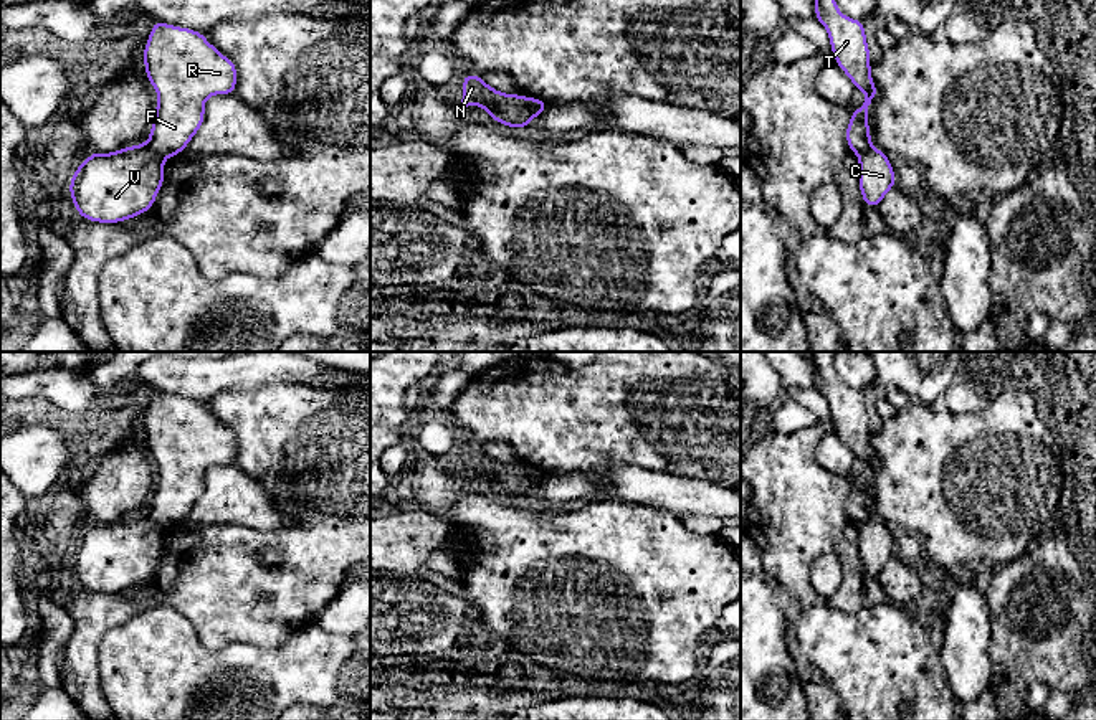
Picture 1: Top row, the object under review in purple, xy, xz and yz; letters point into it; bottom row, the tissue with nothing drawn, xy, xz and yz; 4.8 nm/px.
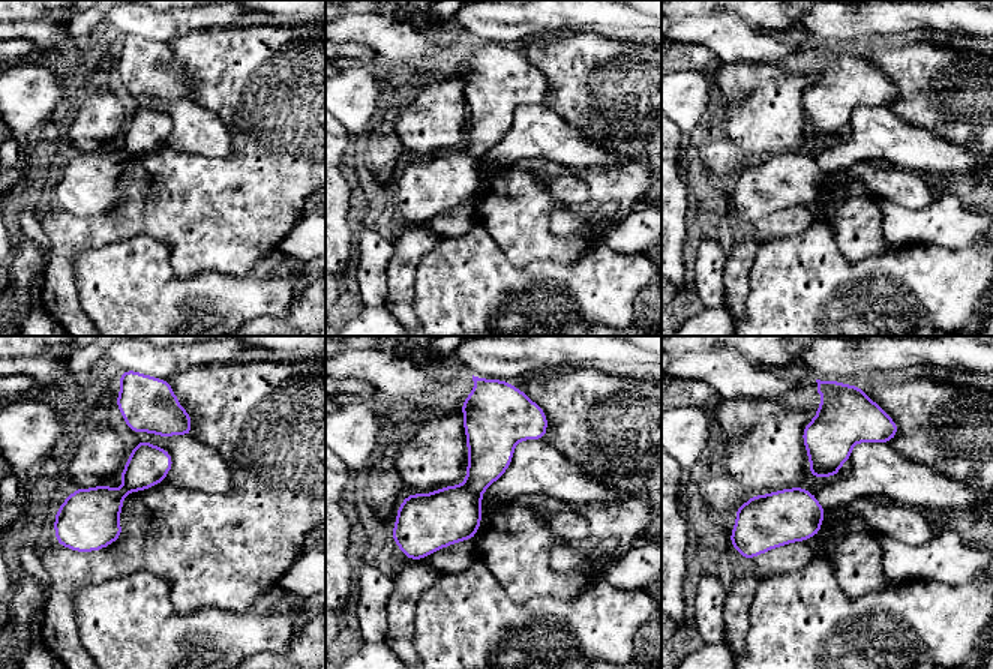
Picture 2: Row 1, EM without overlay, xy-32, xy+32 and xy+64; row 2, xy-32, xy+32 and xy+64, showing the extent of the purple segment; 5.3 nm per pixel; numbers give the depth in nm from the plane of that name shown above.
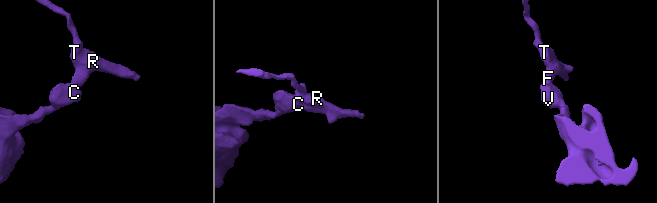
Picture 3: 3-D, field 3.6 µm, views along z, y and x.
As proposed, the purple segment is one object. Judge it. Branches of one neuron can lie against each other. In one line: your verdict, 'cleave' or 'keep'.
cleave

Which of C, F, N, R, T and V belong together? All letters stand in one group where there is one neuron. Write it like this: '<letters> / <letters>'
C N V / F R T

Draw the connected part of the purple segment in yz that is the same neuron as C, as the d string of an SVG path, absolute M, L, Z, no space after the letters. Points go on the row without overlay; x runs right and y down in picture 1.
M871 519L858 525L860 532L860 561L865 576L876 578L884 565L896 555L894 538L886 522Z

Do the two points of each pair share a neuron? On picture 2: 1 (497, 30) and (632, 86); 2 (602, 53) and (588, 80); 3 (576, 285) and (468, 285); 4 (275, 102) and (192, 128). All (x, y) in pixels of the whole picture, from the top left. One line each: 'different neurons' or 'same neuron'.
1: different neurons
2: same neuron
3: same neuron
4: different neurons

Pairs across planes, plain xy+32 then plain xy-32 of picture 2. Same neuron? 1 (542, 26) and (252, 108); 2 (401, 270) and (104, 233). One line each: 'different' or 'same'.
1: different
2: same

